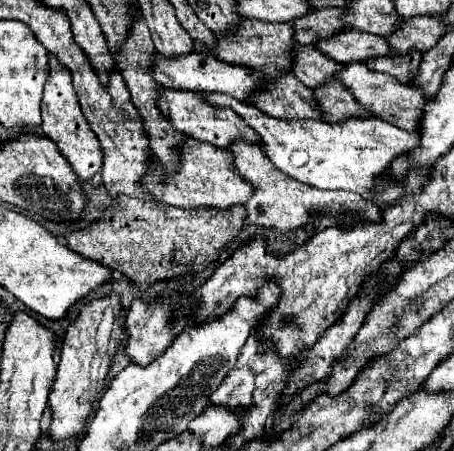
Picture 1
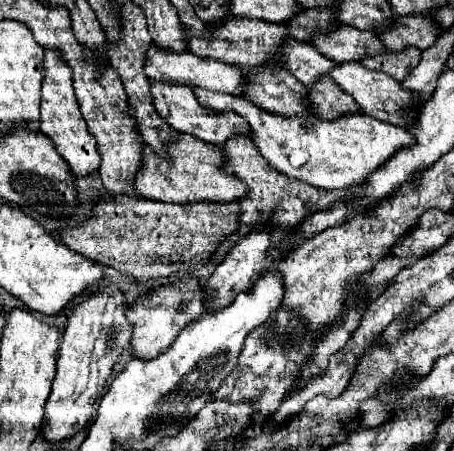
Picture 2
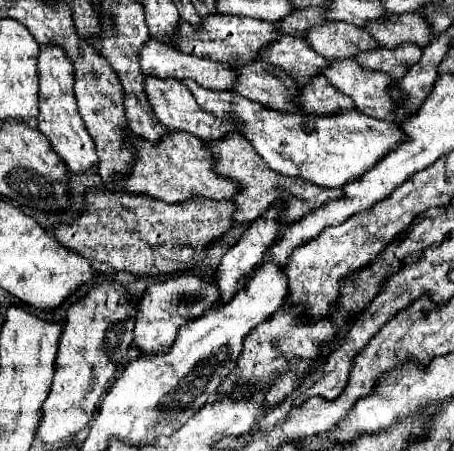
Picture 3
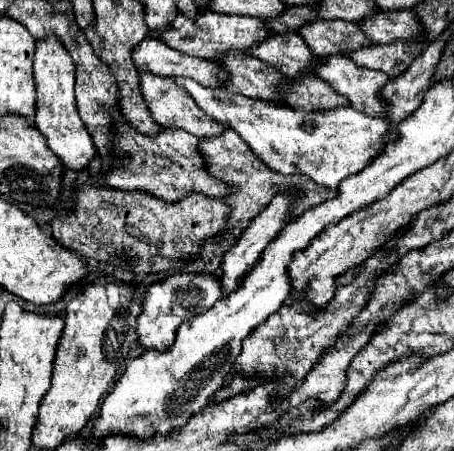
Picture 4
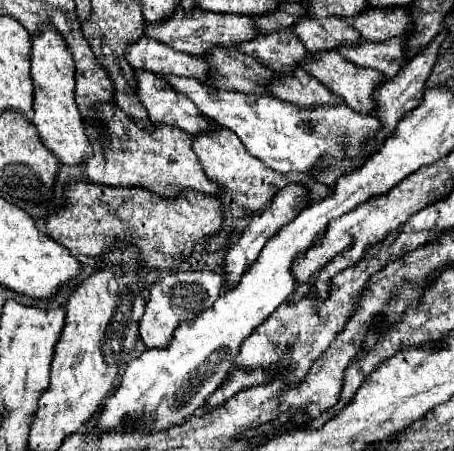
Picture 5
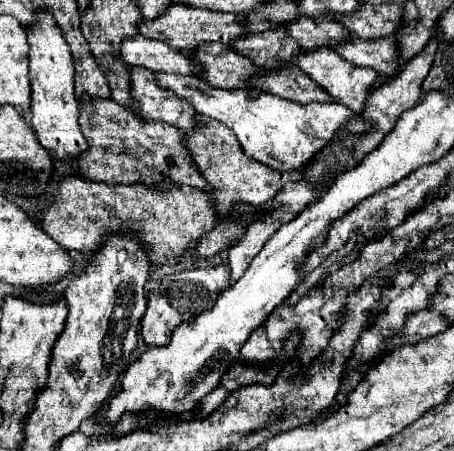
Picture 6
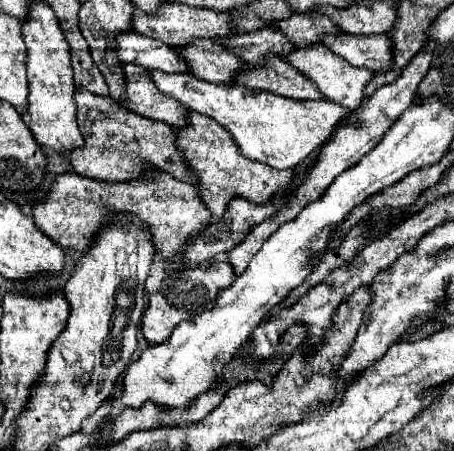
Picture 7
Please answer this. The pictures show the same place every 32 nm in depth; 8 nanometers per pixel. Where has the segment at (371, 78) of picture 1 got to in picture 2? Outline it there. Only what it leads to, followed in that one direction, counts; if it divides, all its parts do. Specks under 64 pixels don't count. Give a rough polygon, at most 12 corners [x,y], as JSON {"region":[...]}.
{"region":[[360,62],[328,74],[358,108],[406,126],[412,94],[392,76]]}

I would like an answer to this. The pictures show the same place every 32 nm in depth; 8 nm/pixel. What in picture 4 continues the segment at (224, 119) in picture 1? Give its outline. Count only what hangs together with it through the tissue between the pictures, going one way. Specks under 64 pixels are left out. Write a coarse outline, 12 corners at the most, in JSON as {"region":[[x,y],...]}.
{"region":[[150,72],[140,88],[154,122],[198,138],[224,130],[182,88]]}

